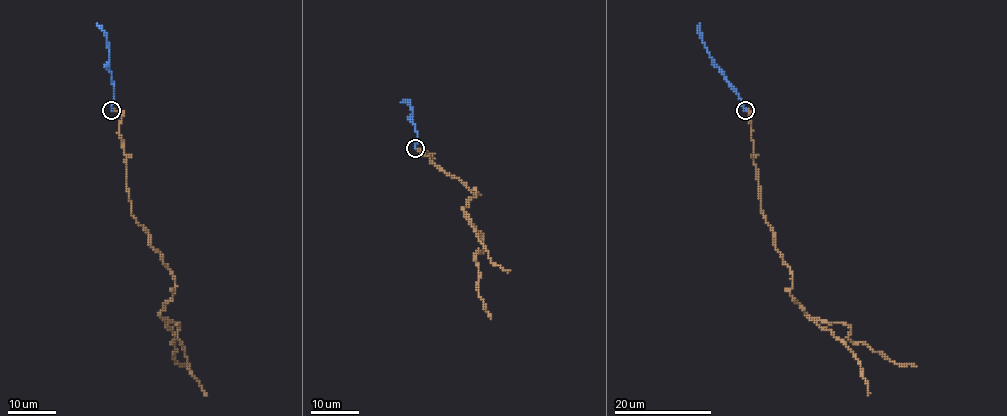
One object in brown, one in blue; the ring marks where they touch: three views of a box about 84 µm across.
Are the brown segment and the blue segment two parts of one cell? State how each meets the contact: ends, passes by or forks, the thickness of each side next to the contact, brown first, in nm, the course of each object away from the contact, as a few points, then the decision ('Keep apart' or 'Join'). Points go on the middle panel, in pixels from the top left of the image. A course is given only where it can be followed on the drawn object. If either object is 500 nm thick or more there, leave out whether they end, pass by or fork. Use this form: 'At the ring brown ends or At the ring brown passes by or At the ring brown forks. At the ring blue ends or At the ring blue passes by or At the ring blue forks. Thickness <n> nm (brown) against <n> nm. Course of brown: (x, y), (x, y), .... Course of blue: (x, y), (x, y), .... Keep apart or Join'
At the ring brown ends. At the ring blue ends. Thickness 200 nm (brown) against 160 nm. Course of brown: (414, 148), (479, 194), (463, 210), (481, 234), (481, 252), (475, 255), (478, 292), (491, 318). Course of blue: (414, 148), (418, 142), (411, 104), (400, 102). Join

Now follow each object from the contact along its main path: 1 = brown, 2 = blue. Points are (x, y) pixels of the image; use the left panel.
1: (111, 110), (122, 115), (130, 213), (175, 283), (160, 314), (179, 323), (174, 359), (187, 367)
2: (111, 110), (115, 96), (107, 35), (96, 24)

